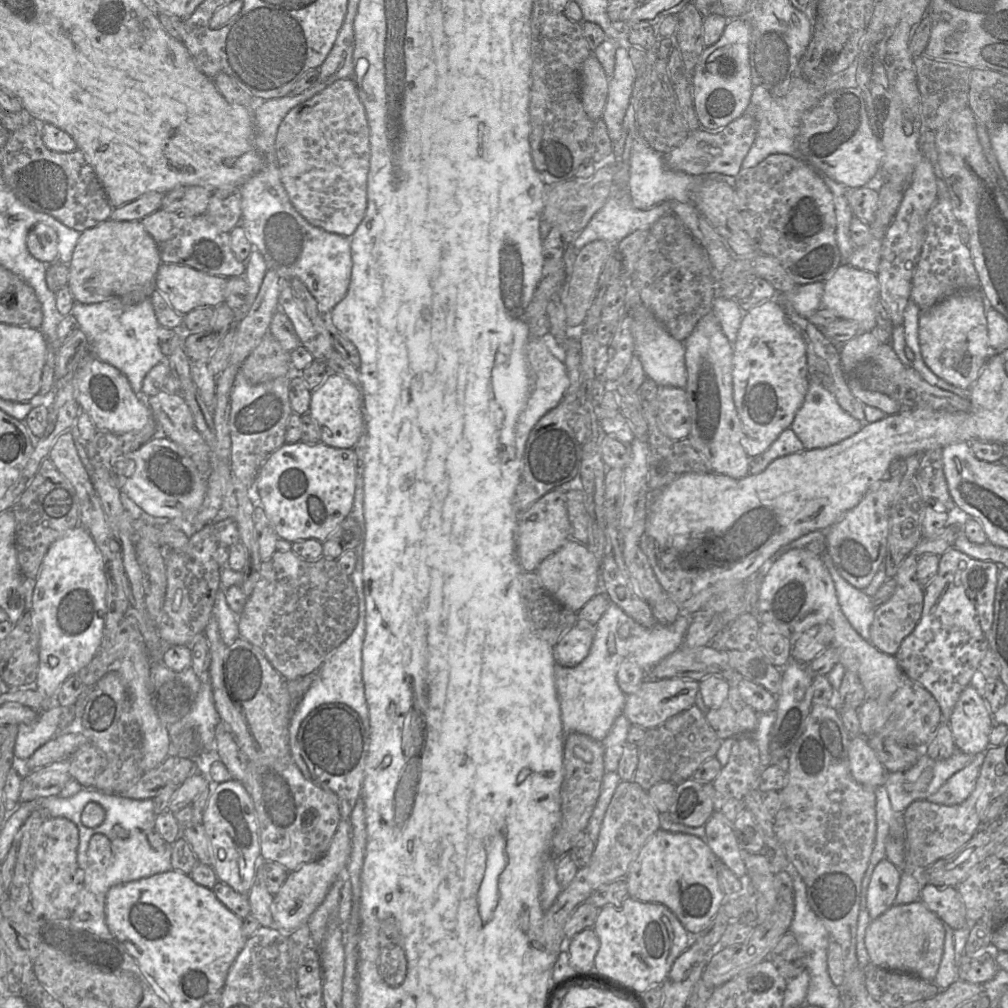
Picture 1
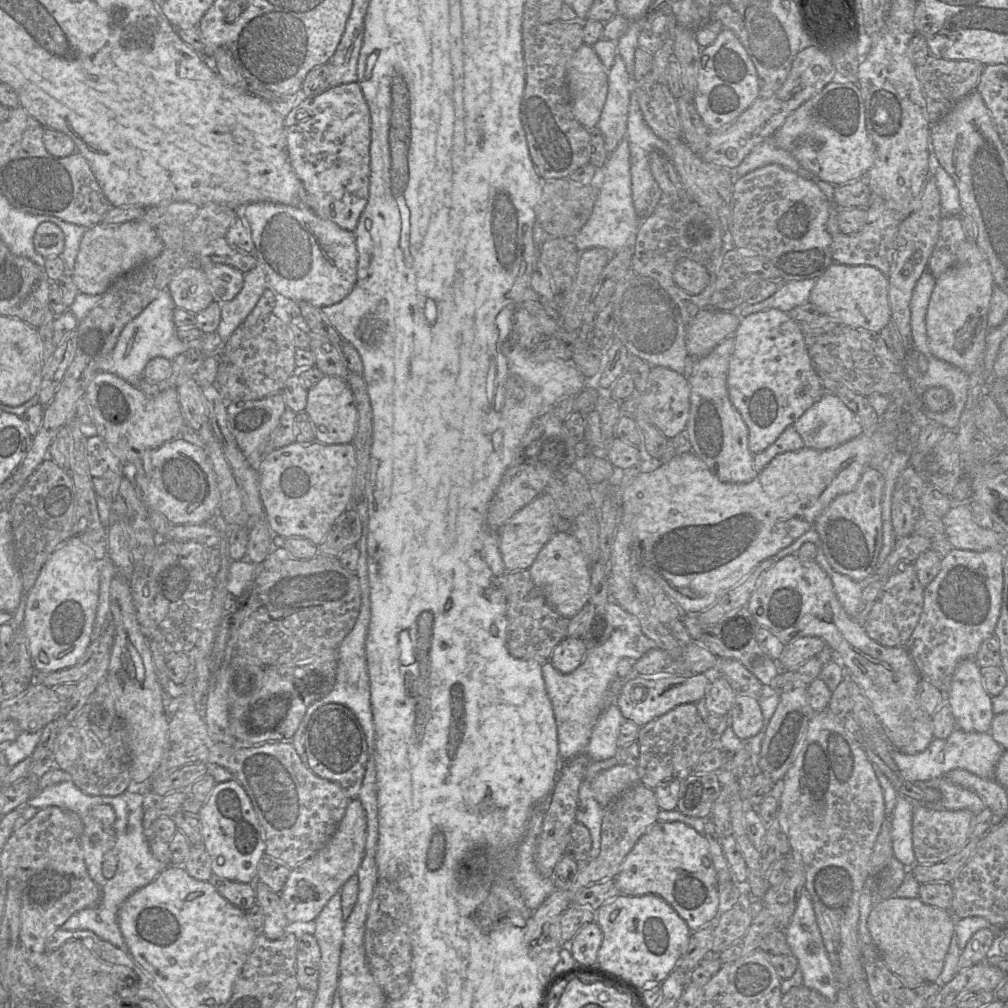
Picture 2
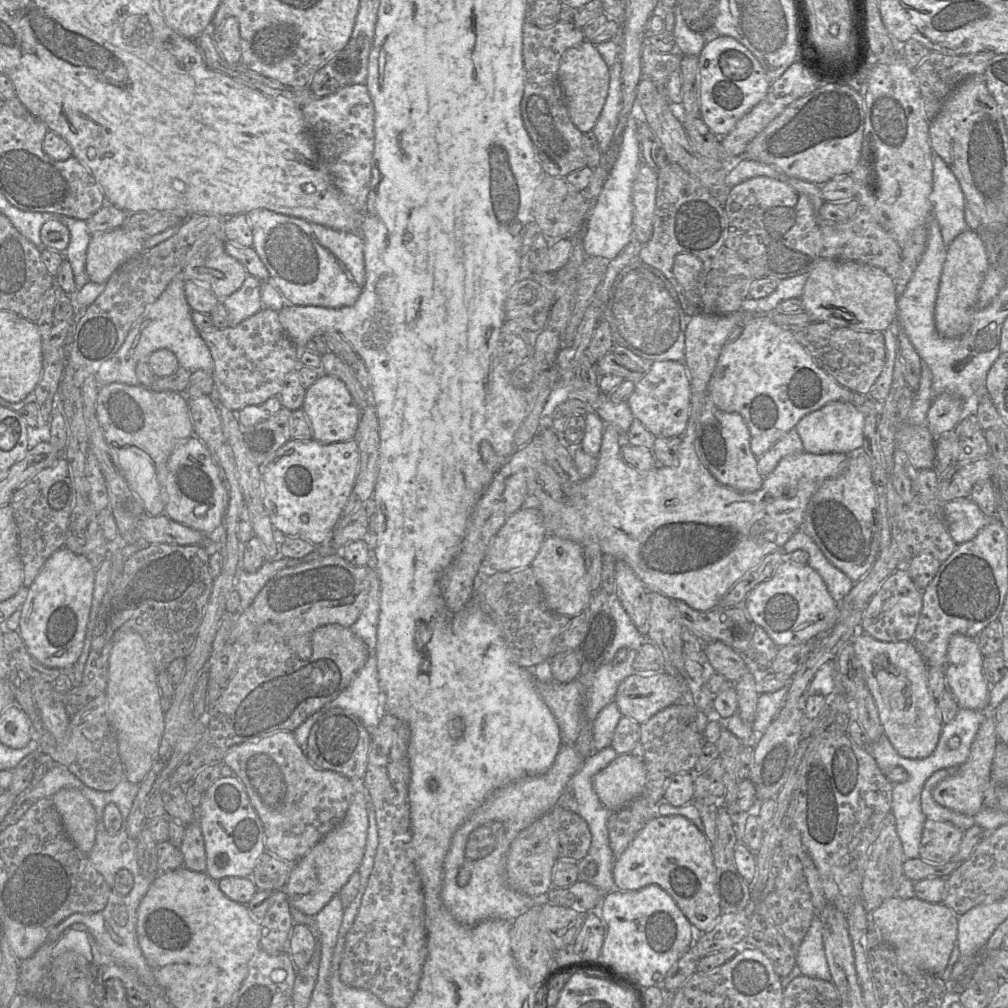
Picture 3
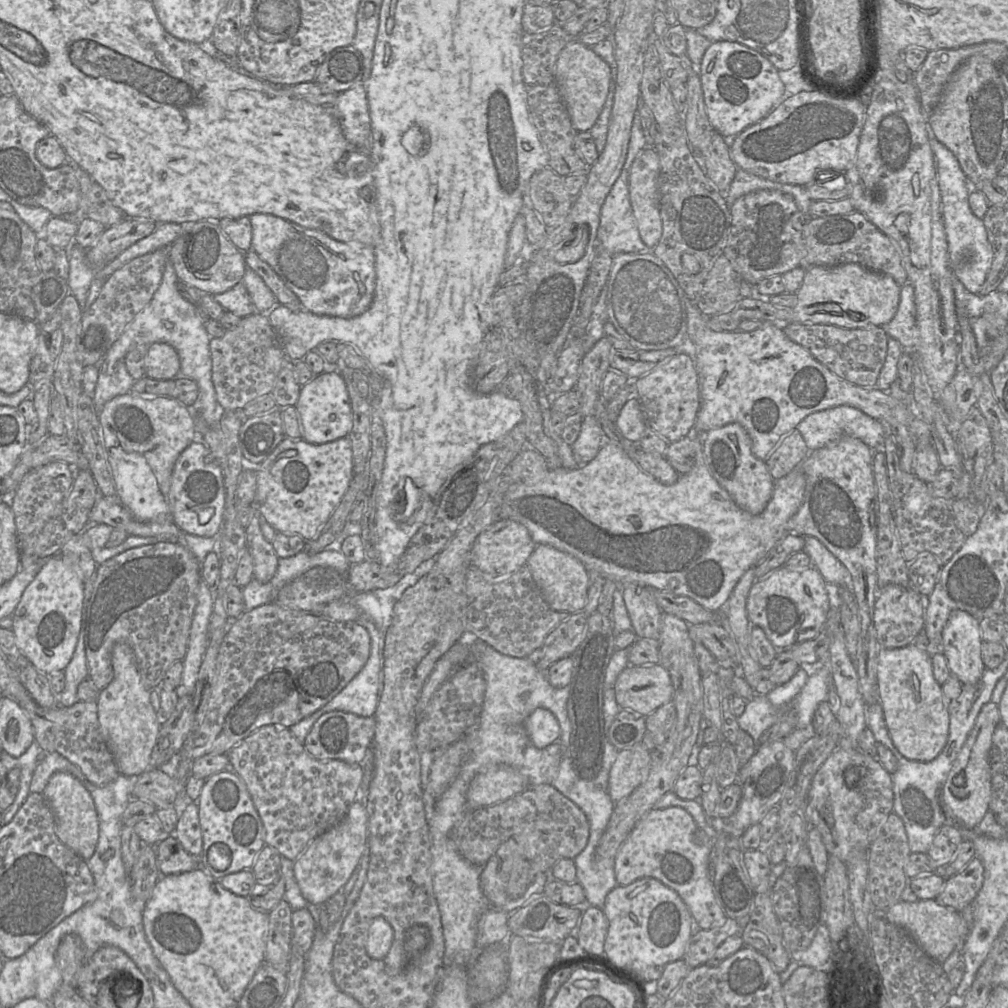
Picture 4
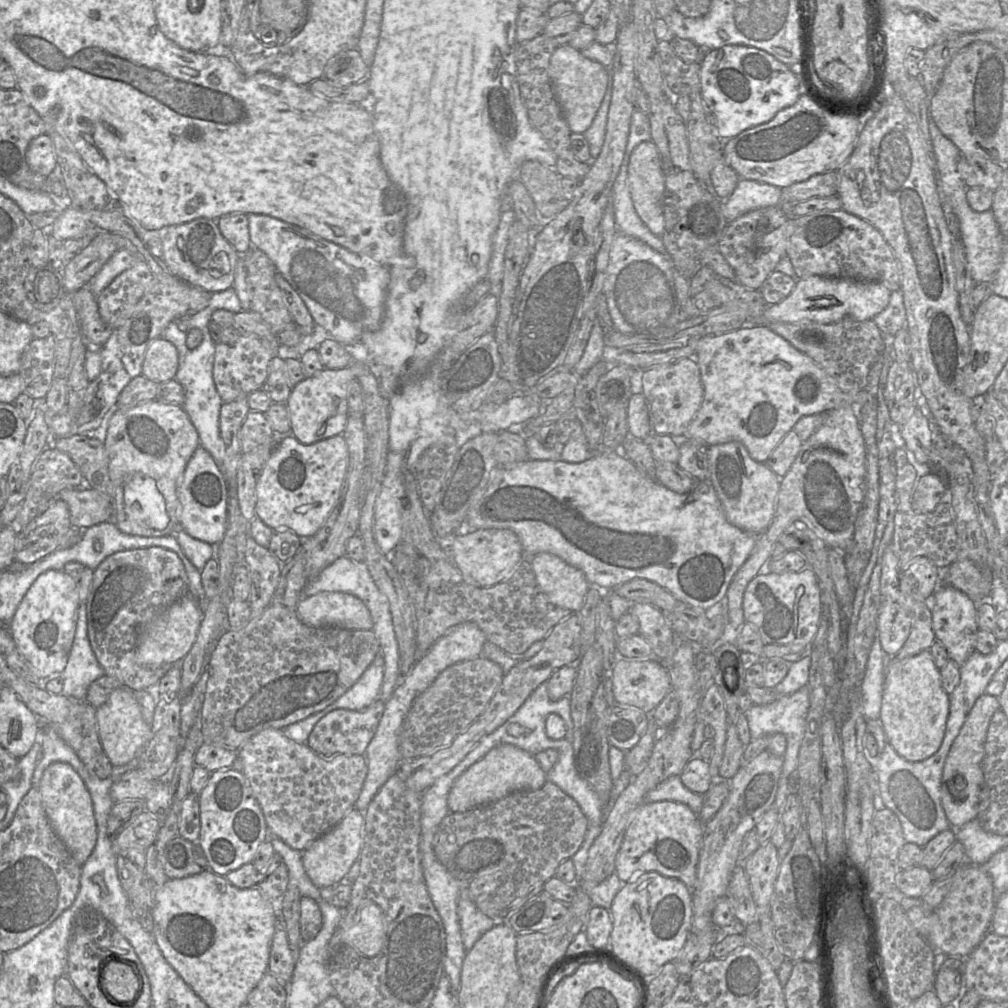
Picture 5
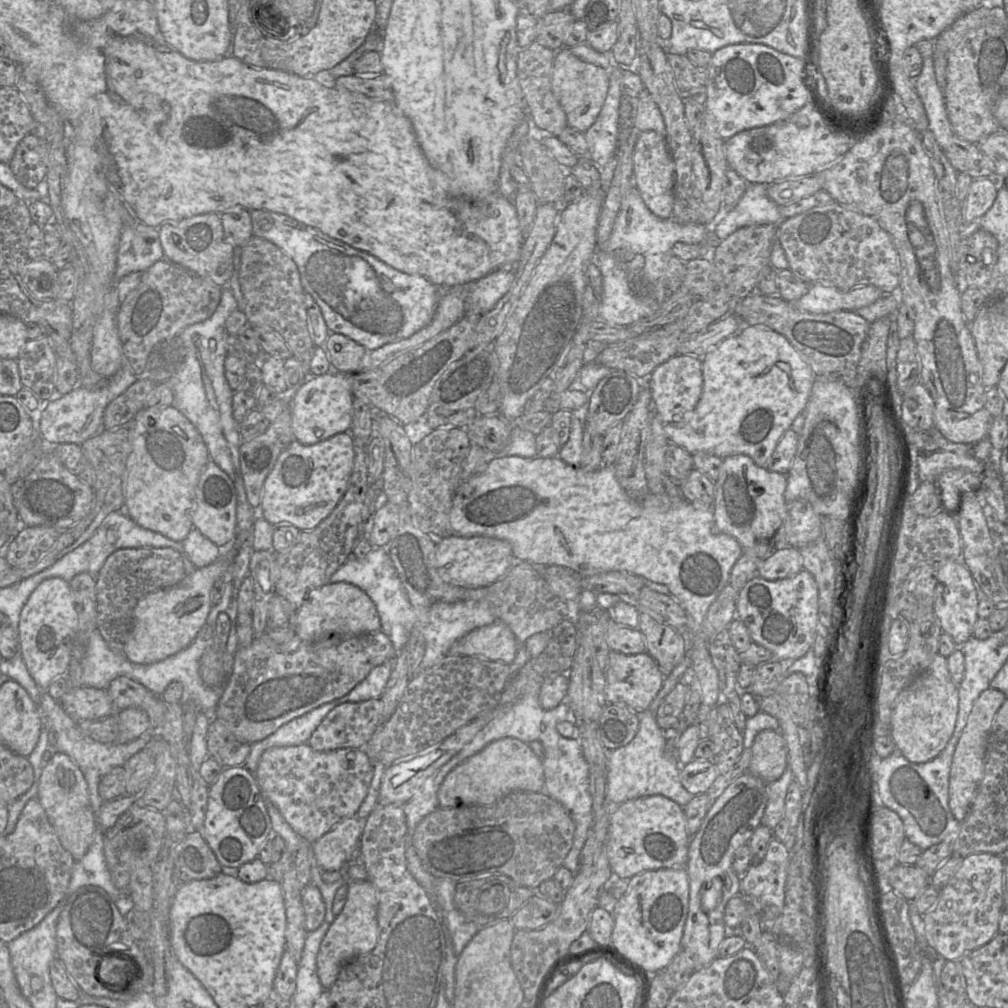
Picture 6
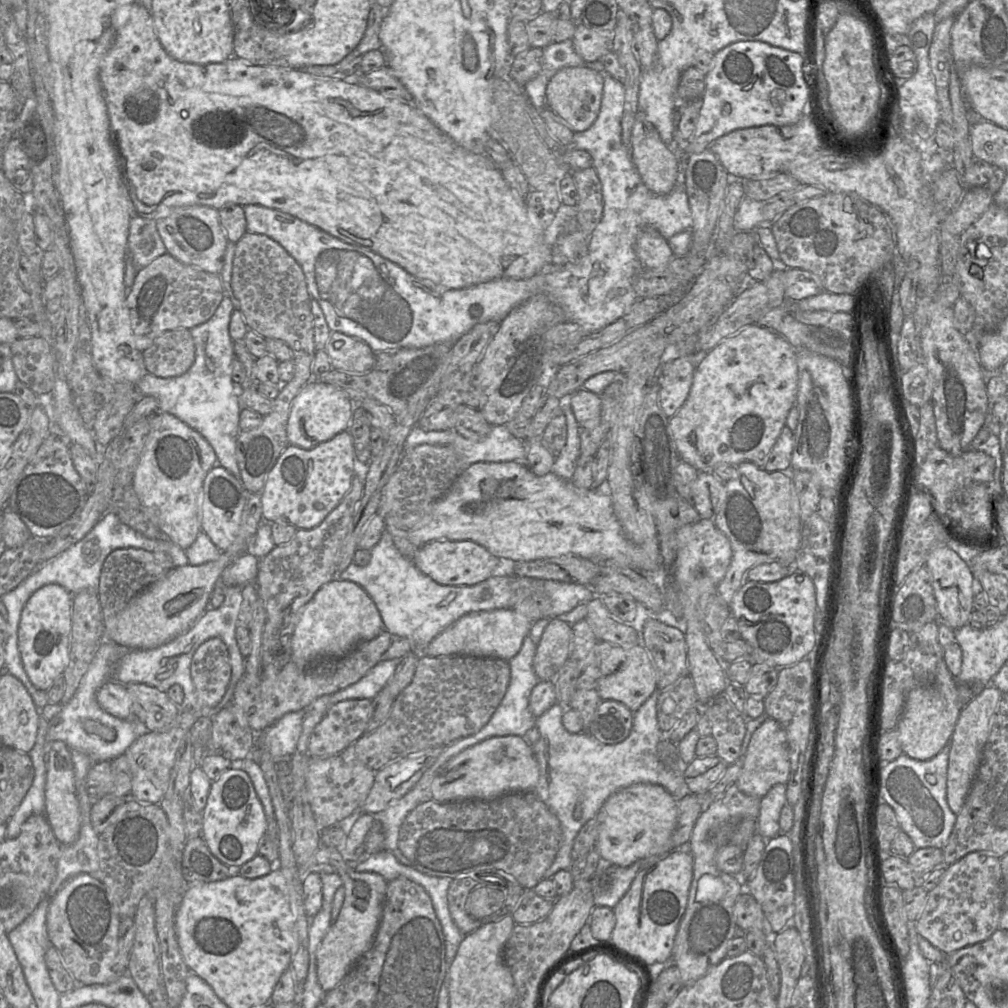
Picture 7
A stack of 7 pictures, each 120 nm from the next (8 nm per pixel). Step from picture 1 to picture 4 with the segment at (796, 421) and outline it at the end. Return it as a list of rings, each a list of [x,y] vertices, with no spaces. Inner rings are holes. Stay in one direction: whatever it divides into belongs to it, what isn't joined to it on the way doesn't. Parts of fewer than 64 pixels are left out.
[[[841,405],[808,414],[796,426],[810,451],[827,446],[844,435],[860,439],[871,449],[882,449],[888,430],[880,421],[871,418],[859,409]]]

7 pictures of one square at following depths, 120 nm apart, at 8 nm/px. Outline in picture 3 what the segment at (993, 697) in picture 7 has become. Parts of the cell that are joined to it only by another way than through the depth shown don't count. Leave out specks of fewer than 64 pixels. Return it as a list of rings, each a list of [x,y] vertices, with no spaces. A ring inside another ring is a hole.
[[[992,712],[986,713],[986,718],[979,727],[970,748],[970,754],[965,763],[938,783],[932,791],[933,799],[945,808],[958,813],[973,816],[984,807],[984,799],[991,784],[991,770],[998,743],[996,724]]]

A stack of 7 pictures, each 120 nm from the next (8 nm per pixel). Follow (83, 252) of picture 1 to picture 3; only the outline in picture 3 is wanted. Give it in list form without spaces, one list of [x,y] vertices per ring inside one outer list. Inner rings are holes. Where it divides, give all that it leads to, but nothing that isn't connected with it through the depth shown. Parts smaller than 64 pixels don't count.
[[[124,227],[92,234],[86,254],[89,280],[106,283],[116,269],[144,251],[145,240],[149,237]]]

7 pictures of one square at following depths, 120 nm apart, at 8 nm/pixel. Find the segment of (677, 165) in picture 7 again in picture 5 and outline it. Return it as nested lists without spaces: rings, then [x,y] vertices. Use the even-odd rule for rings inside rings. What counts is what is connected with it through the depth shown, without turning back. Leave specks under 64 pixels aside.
[[[652,140],[641,142],[630,156],[628,168],[628,187],[637,214],[646,227],[656,236],[662,236],[665,220],[662,198],[665,190],[665,176],[662,161]]]

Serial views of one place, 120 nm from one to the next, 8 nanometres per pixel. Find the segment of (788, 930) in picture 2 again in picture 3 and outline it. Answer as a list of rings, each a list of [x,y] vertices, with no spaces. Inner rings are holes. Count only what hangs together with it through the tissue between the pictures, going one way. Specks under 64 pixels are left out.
[[[815,914],[803,941],[795,948],[796,965],[801,975],[832,981],[822,935],[823,924],[819,914]]]

